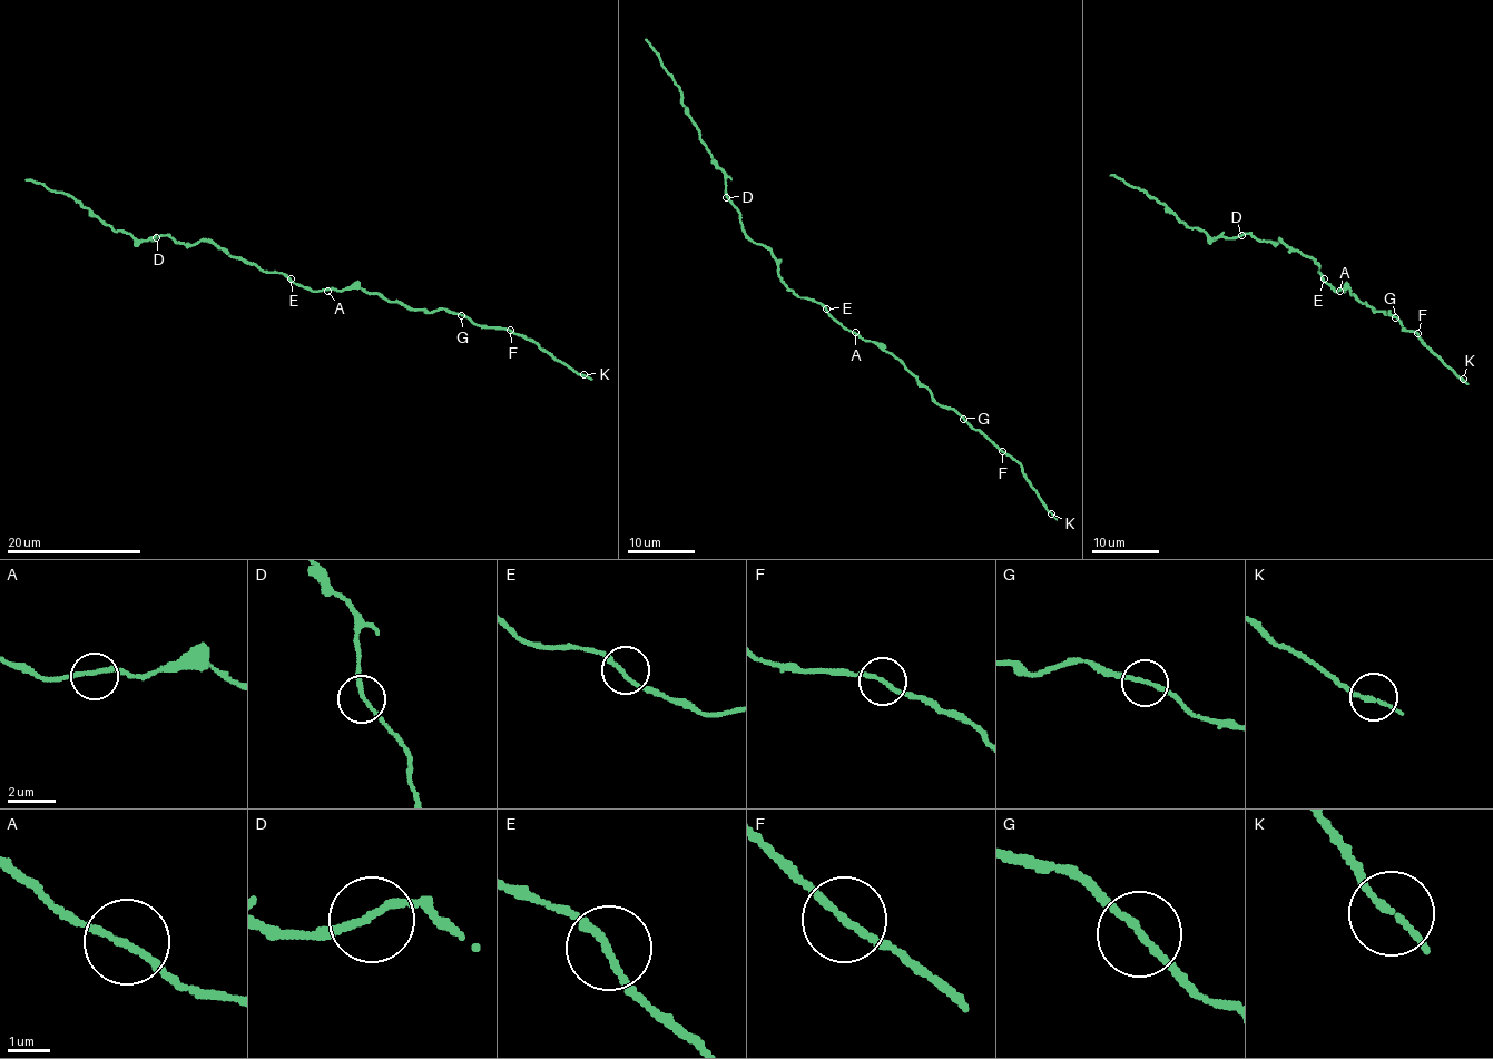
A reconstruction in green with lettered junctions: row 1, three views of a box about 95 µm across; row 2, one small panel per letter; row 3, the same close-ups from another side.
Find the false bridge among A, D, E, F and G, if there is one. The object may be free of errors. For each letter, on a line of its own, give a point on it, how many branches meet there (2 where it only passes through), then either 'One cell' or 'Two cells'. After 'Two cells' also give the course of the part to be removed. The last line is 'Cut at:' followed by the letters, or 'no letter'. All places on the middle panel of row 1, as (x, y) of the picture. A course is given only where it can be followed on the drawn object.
A: Place: (855, 332). Branches: 2. One cell
D: Place: (726, 197). Branches: 2. One cell
E: Place: (826, 309). Branches: 2. One cell
F: Place: (1002, 451). Branches: 2. Two cells. Course of the part to remove: (1002, 450), (1017, 461), (1056, 520)
G: Place: (963, 419). Branches: 2. One cell
Cut at: F

